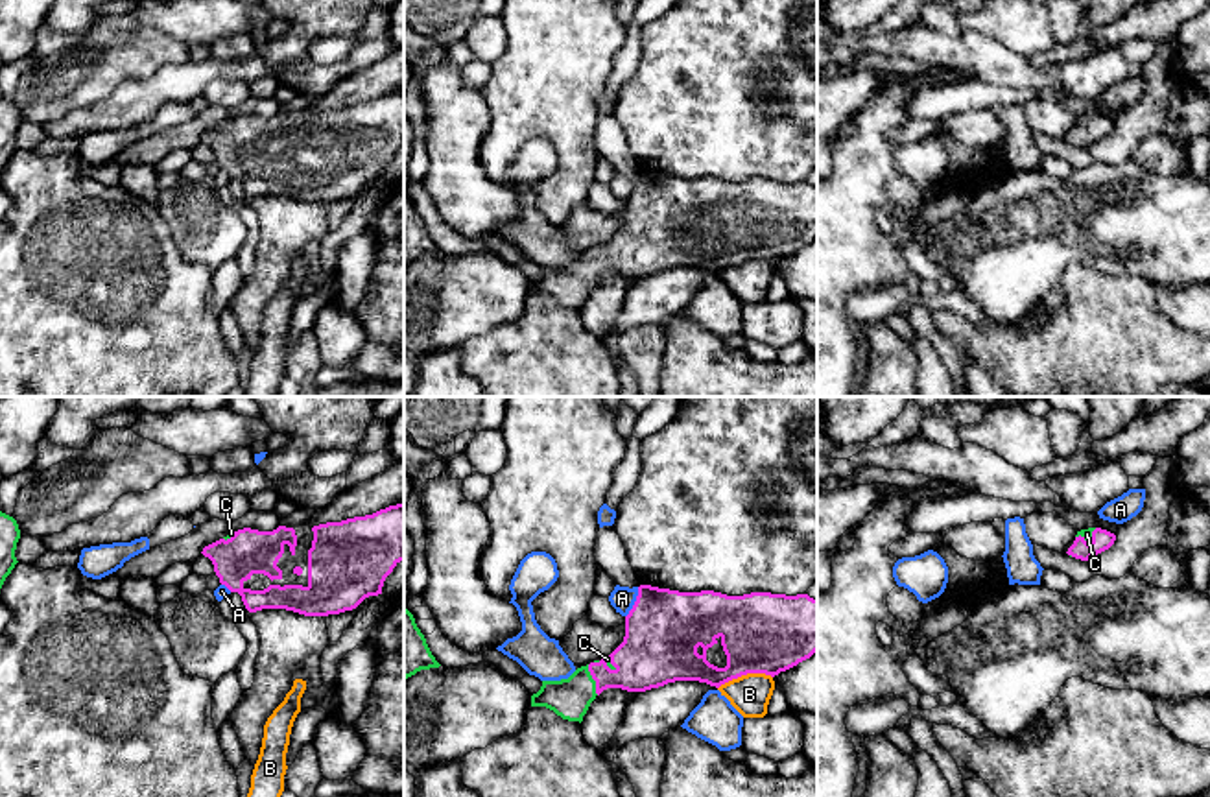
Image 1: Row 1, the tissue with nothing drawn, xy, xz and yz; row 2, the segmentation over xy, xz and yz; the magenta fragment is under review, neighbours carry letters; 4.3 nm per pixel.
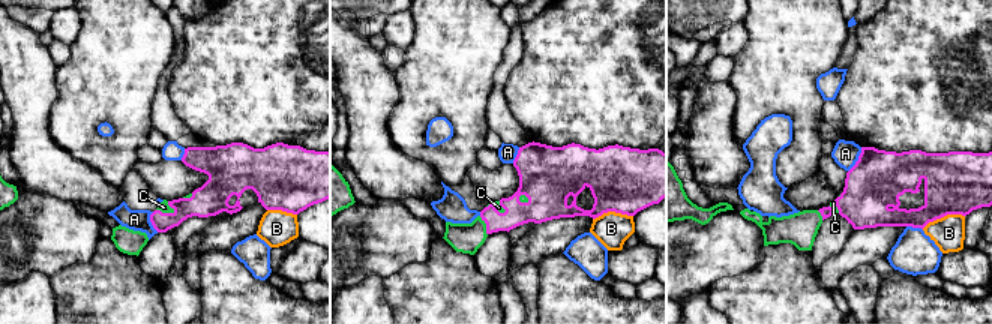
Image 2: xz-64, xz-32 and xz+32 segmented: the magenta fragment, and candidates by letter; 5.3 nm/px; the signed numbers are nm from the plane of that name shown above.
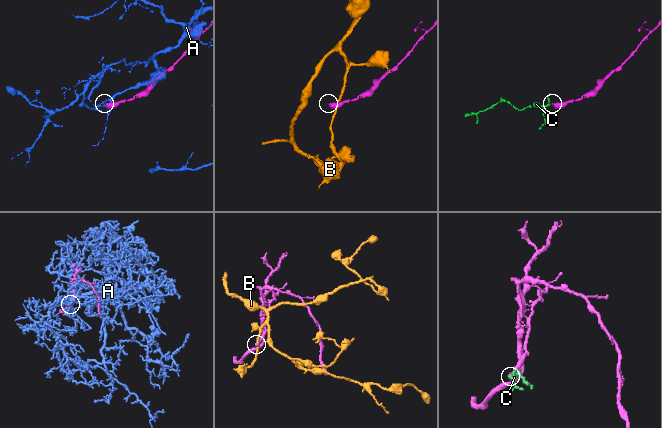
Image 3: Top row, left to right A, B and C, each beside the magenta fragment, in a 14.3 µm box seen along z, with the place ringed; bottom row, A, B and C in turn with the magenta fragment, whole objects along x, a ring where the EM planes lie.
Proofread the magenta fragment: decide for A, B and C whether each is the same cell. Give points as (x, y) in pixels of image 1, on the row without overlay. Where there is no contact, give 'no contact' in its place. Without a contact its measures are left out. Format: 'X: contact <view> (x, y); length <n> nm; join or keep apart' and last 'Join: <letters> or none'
A: contact xz (635, 189); length 150 nm; keep apart
B: contact xz (744, 261); length 240 nm; keep apart
C: contact xz (593, 264); length 140 nm; join
Join: C

